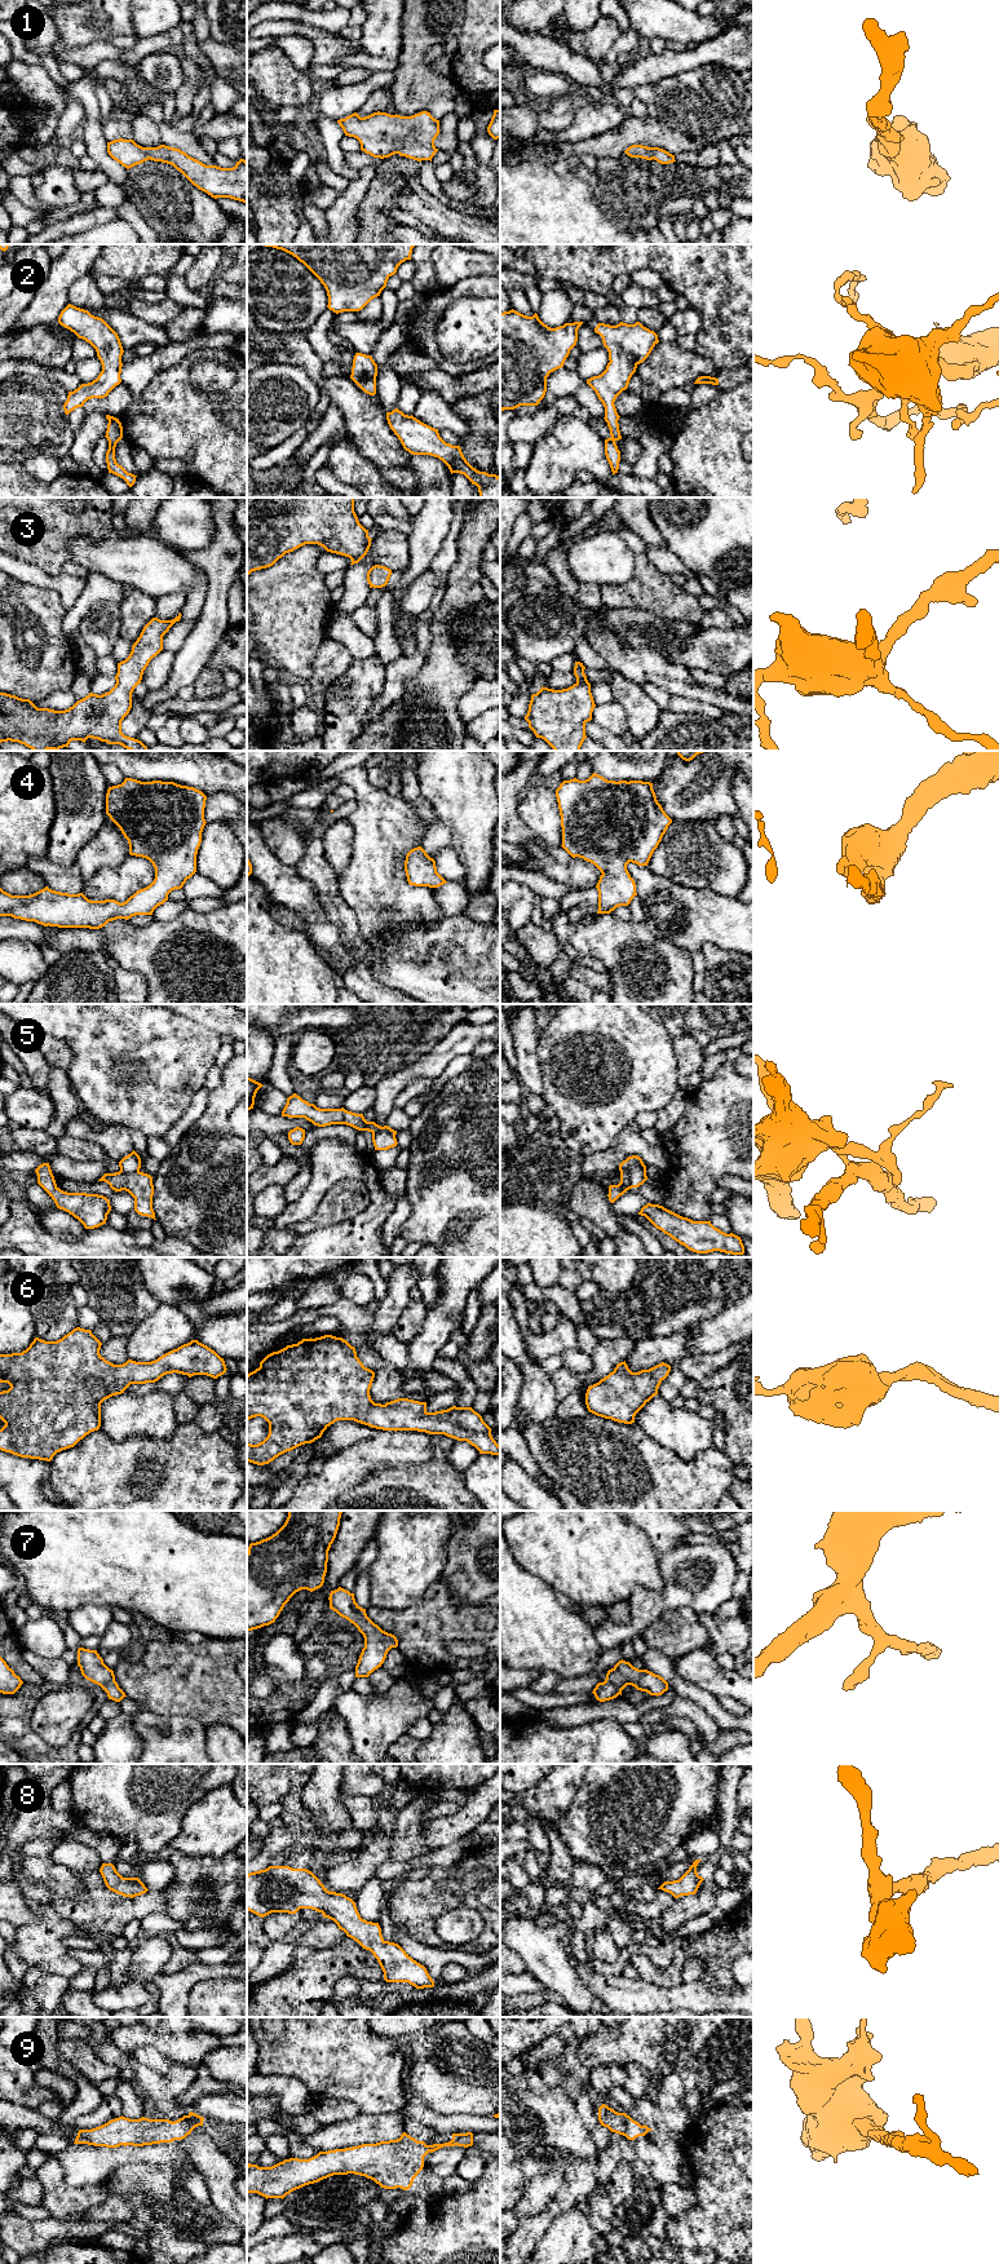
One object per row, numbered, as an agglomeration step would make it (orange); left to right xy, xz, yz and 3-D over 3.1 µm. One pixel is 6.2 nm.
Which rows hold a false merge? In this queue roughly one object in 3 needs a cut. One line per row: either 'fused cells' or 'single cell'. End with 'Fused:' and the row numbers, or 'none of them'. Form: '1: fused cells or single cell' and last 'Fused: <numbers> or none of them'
1: single cell
2: single cell
3: single cell
4: single cell
5: fused cells
6: single cell
7: single cell
8: single cell
9: single cell
Fused: 5

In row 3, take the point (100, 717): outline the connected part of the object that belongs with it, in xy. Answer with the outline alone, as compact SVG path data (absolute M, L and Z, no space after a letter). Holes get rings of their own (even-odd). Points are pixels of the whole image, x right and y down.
M181 613L172 620L152 618L129 656L118 663L115 686L102 695L89 693L68 709L37 708L30 699L0 693L0 743L10 740L32 751L58 751L71 740L85 743L93 738L129 751L147 751L141 740L121 733L121 721L132 708L132 693L143 671L163 650L163 636L180 619Z

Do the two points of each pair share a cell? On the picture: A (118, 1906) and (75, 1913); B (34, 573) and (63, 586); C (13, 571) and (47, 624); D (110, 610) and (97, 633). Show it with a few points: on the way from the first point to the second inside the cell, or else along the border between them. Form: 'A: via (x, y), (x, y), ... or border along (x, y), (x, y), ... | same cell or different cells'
A: via (107, 1911), (85, 1911) | same cell
B: via (42, 579), (56, 583) | same cell
C: border along (13, 576), (47, 589) | different cells
D: via (106, 615), (100, 628) | same cell

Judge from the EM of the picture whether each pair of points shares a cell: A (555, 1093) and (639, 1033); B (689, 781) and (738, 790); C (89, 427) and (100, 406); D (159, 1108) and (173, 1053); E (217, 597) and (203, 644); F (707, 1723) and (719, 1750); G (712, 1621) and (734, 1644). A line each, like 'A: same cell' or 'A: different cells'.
A: same cell
B: different cells
C: different cells
D: same cell
E: same cell
F: different cells
G: same cell

